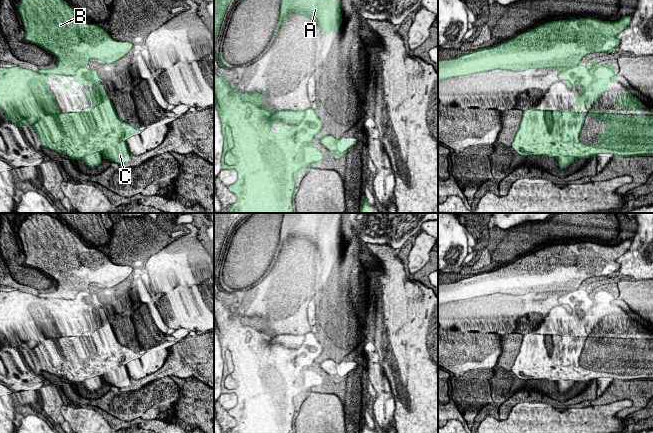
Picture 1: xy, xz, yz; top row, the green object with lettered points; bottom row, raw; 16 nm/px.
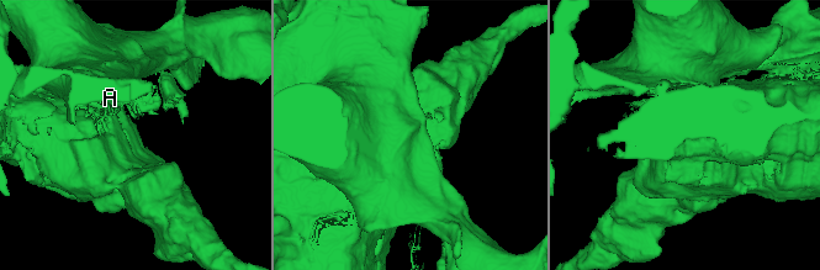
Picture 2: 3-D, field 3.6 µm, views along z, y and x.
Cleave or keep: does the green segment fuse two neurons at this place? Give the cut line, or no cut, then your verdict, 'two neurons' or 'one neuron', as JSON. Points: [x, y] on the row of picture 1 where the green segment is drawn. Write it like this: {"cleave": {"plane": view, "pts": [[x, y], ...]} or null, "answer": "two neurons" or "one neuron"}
{"cleave": {"plane": "yz", "pts": [[565, 78], [573, 74], [581, 82], [590, 83], [591, 101]]}, "answer": "two neurons"}

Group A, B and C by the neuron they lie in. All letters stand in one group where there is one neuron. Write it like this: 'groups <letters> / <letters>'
groups A B / C

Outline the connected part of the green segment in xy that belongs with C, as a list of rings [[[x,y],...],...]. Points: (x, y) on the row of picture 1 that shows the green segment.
[[[20,66],[0,67],[0,109],[4,110],[4,117],[20,128],[22,125],[33,126],[42,148],[67,155],[73,161],[82,159],[89,167],[95,168],[102,163],[102,155],[119,165],[129,163],[131,153],[126,141],[136,135],[137,129],[118,117],[104,86],[98,83],[101,78],[96,70],[80,67],[78,74],[85,74],[87,79],[96,81],[90,85],[91,91],[85,98],[86,101],[92,100],[92,106],[87,111],[66,113],[59,110],[48,84],[49,75],[57,80],[60,74],[44,74]]]

